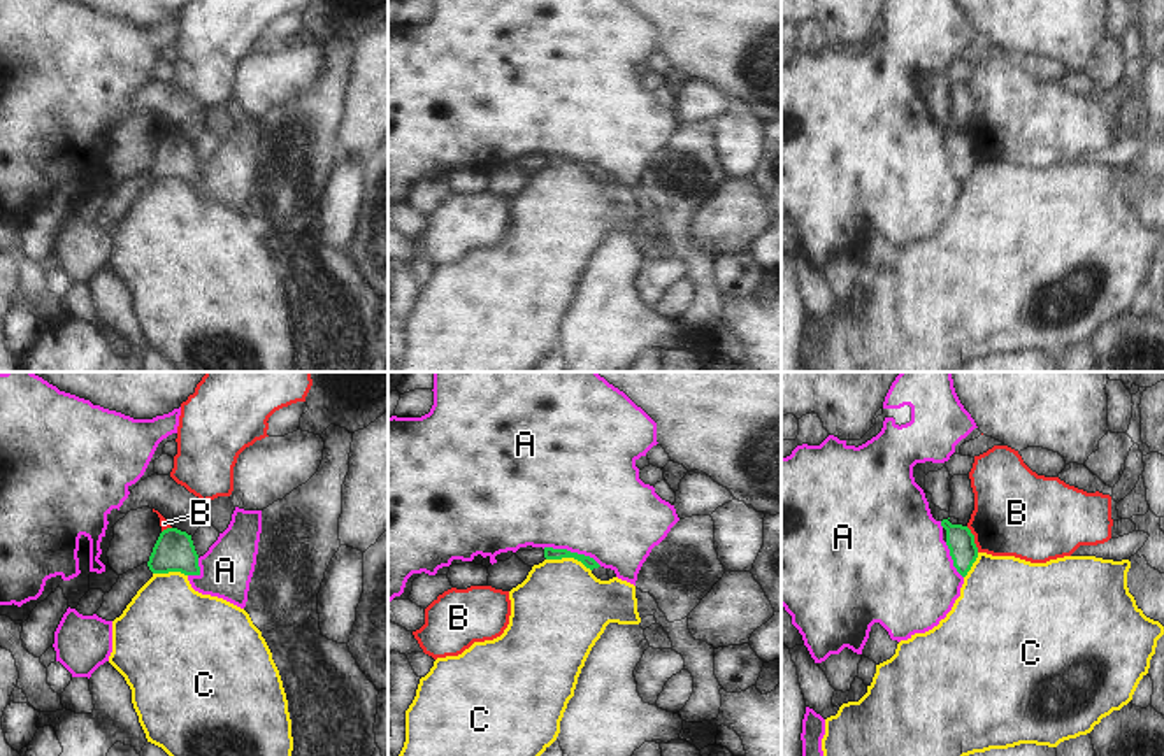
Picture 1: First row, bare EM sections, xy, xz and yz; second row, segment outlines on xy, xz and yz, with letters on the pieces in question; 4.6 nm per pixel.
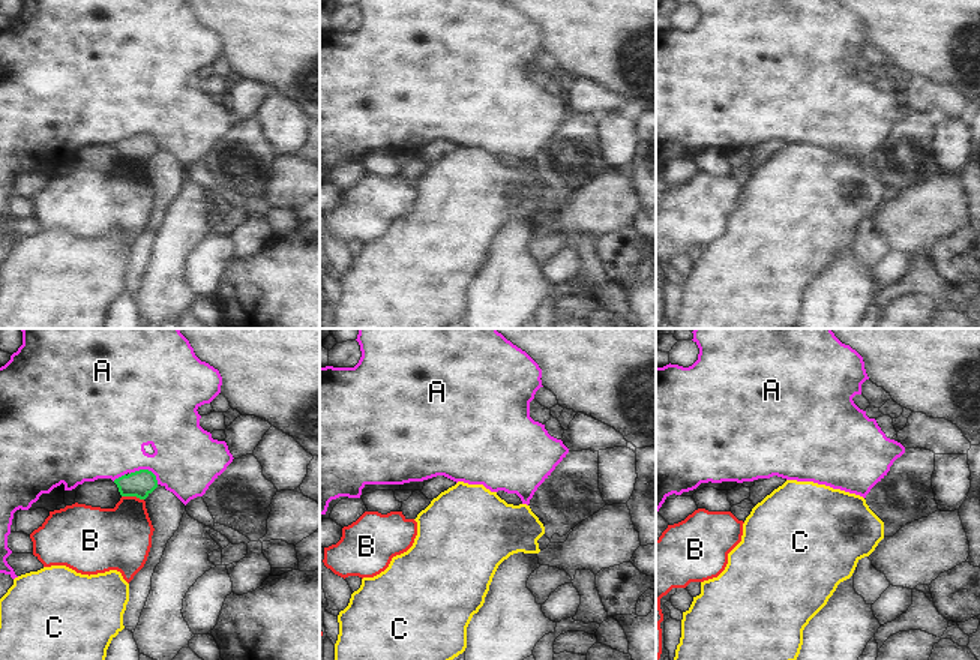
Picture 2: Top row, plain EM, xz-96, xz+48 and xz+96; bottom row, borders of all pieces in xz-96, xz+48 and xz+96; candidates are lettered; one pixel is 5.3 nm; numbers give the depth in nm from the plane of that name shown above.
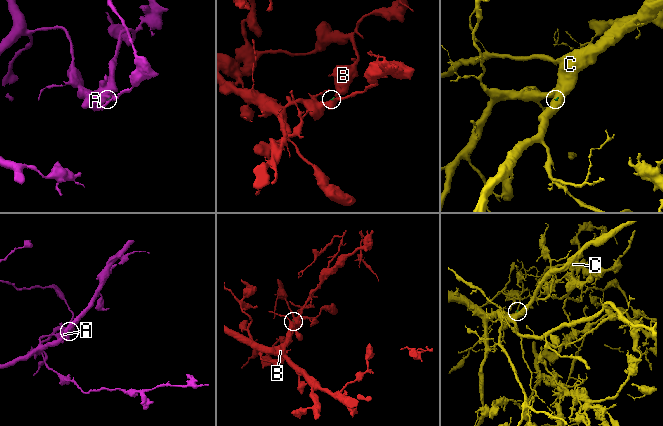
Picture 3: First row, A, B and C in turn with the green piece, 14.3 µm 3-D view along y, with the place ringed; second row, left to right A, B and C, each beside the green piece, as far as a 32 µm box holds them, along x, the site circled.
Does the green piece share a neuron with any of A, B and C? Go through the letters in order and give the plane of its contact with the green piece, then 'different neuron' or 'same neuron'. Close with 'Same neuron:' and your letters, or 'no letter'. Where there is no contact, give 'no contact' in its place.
A: xz | different neuron
B: yz | different neuron
C: xz | different neuron
Same neuron: no letter

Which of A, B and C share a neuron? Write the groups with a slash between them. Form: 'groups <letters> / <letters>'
groups A / B / C

